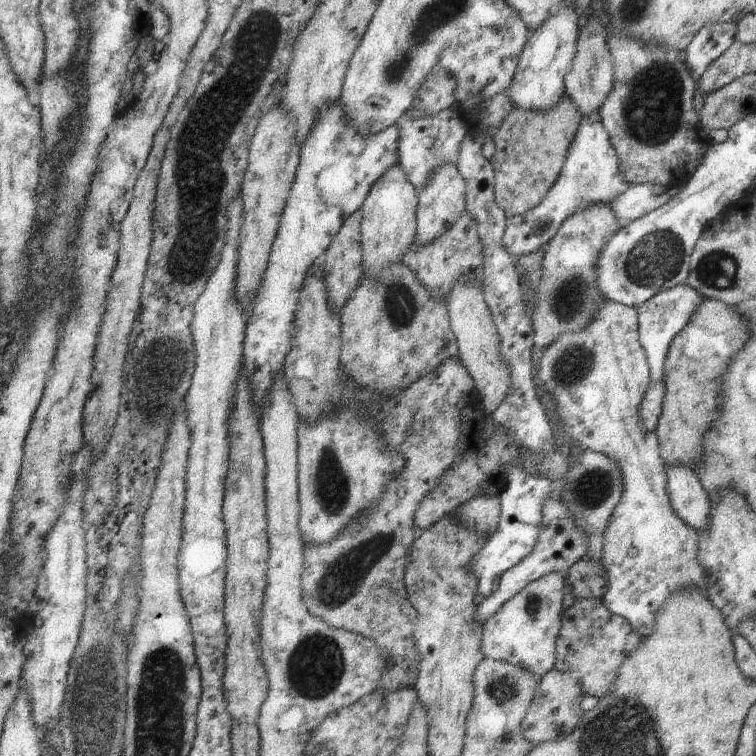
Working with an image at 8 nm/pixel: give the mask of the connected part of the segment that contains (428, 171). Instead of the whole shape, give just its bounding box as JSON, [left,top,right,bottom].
[397,103,469,193]

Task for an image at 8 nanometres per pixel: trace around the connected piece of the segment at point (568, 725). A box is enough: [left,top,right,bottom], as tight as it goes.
[523,669,587,745]

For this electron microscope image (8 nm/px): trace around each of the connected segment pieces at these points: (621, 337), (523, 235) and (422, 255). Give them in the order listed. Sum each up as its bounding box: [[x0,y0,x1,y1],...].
[[538,300,708,637],[504,111,635,261],[403,210,484,302]]

